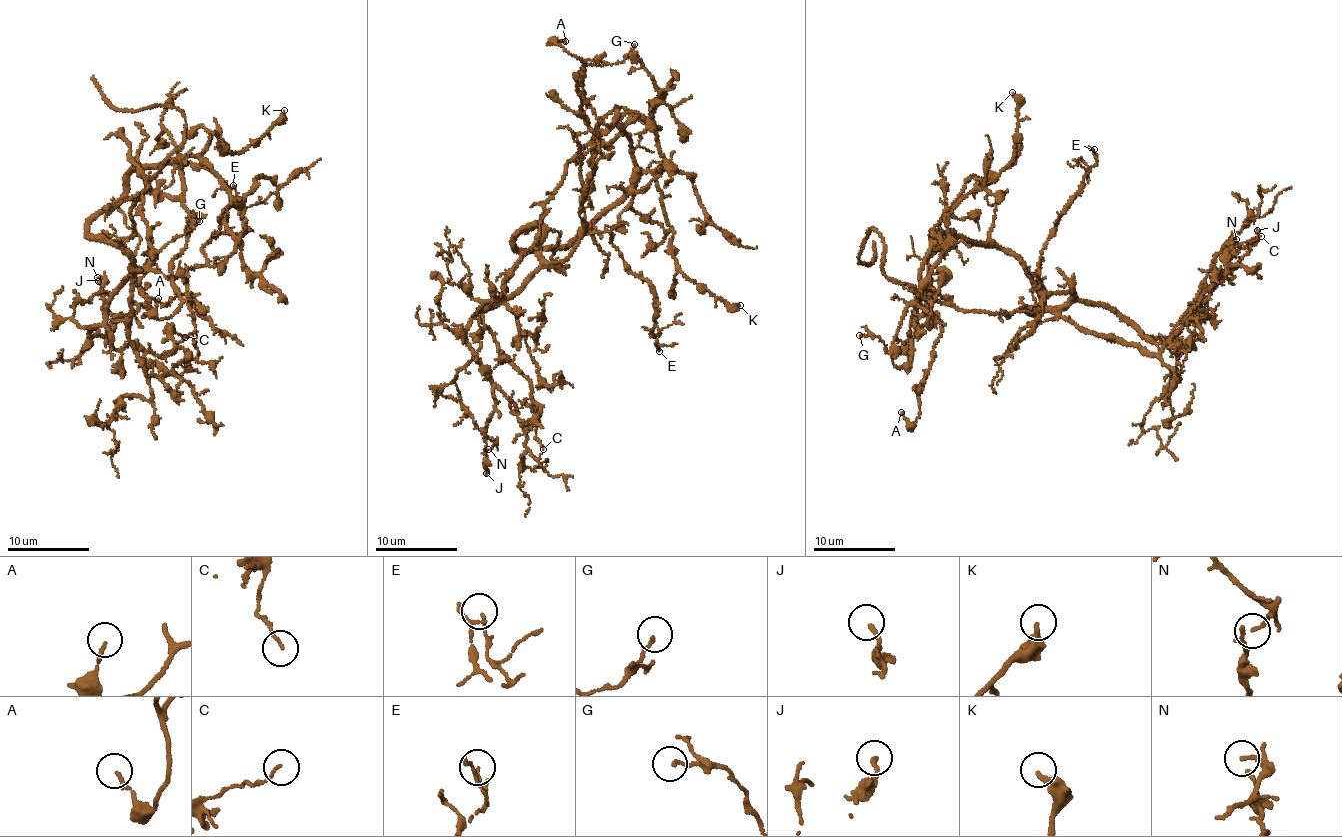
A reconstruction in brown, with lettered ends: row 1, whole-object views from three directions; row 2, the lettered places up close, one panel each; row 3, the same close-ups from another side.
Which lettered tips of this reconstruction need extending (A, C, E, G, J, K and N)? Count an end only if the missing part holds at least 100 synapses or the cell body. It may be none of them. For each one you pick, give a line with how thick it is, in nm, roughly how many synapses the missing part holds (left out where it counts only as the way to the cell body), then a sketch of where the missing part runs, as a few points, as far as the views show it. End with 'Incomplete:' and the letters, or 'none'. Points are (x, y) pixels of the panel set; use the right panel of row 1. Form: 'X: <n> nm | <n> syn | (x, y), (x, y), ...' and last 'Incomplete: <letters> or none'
Incomplete: none

